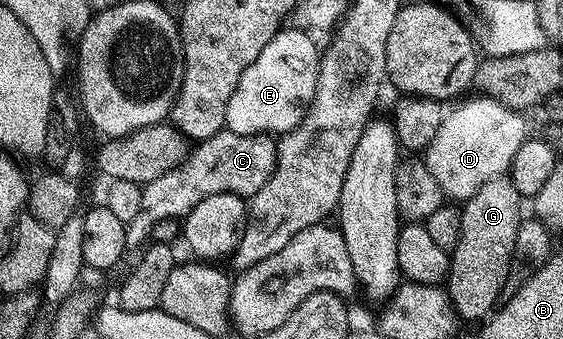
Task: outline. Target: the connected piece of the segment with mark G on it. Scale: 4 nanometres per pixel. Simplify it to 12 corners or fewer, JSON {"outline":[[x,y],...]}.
{"outline":[[510,176],[461,205],[445,288],[464,322],[500,304],[521,198]]}

